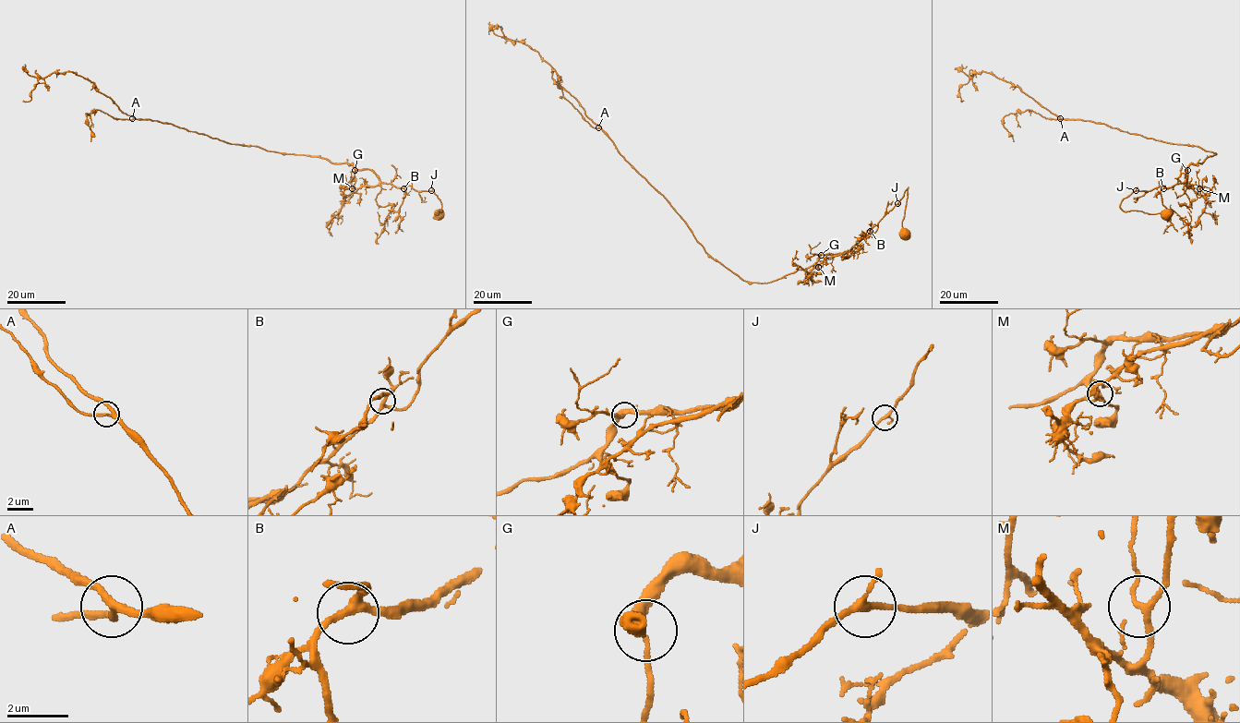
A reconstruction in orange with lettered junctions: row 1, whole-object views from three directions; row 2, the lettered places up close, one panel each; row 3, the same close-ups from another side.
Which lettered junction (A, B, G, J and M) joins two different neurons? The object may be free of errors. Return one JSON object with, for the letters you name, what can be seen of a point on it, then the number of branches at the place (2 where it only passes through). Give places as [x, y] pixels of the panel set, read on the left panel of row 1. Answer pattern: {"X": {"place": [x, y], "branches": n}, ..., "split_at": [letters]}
{"split_at": []}

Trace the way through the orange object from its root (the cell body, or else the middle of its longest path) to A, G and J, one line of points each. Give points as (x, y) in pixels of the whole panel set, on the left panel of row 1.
A: (439, 214), (441, 202), (432, 191), (382, 183), (367, 169), (228, 143), (171, 124), (132, 118)
G: (439, 214), (441, 202), (432, 191), (396, 187), (370, 170), (355, 170)
J: (439, 214), (435, 215), (441, 210), (441, 202), (431, 190)

